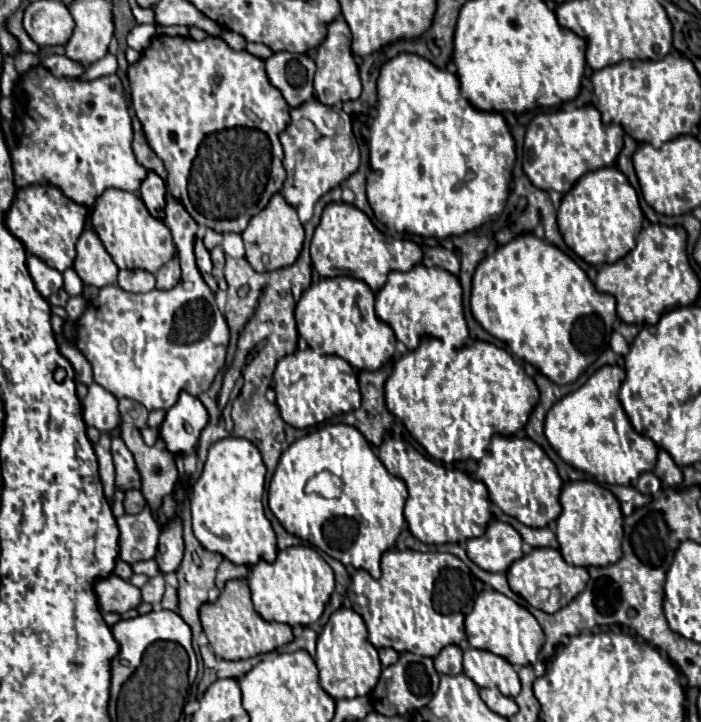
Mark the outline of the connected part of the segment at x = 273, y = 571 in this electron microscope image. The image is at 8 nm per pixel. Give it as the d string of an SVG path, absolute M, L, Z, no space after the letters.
M291 546L277 554L273 564L259 562L251 568L249 588L257 614L267 622L279 622L289 626L307 626L321 618L325 604L335 588L331 566L309 546Z

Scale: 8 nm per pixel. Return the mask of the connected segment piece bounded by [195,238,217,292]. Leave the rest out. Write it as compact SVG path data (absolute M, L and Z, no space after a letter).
M195 238L195 262L197 262L197 268L199 268L201 276L203 276L203 280L207 282L207 286L209 286L213 292L217 292L217 284L215 284L215 280L213 280L213 276L211 276L211 268L213 268L213 264L211 264L211 254L209 254L209 250L203 246L203 240L201 240L201 238Z

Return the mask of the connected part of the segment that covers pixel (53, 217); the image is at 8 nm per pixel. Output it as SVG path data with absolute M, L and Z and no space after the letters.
M33 184L15 192L13 204L7 212L7 226L25 244L29 254L43 258L49 266L63 272L73 266L75 244L85 228L87 212L89 210L85 206L73 204L73 200L69 200L59 188L49 184Z

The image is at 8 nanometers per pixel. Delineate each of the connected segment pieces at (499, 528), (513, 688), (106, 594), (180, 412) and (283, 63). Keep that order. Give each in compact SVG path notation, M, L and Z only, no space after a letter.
M491 522L481 538L467 542L467 556L487 572L507 572L523 556L521 536L505 522Z
M465 648L463 652L463 672L479 686L479 688L499 688L505 696L515 698L521 690L519 676L513 666L487 650Z
M115 574L95 582L95 594L103 612L127 612L141 604L141 592L129 580L121 580Z
M181 392L177 404L167 410L167 416L161 424L161 438L167 444L167 450L177 454L191 454L199 442L199 434L205 428L209 416L199 398Z
M275 52L269 60L265 60L265 70L271 84L281 90L291 108L313 98L313 58L305 54Z

